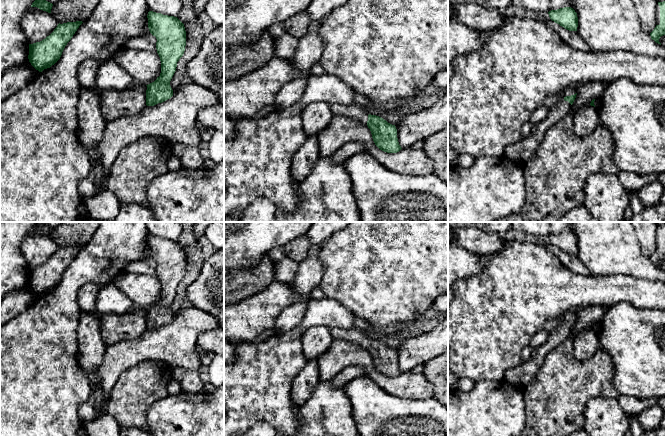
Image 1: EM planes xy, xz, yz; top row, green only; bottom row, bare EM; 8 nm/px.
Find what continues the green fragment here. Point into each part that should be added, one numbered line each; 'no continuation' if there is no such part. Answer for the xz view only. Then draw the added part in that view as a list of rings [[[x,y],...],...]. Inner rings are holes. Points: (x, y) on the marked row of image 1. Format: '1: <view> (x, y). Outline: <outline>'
1: xz (360, 113). Outline: [[[353,103],[349,105],[332,104],[331,112],[333,116],[334,115],[348,116],[367,125],[369,112],[368,109],[364,106],[360,106]]]

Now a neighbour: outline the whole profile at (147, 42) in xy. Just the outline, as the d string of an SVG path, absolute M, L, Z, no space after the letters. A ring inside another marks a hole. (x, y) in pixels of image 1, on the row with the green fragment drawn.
M147 34L130 38L126 42L126 47L140 51L147 50L151 52L157 52L156 42L157 39L155 36L153 36L152 34Z

